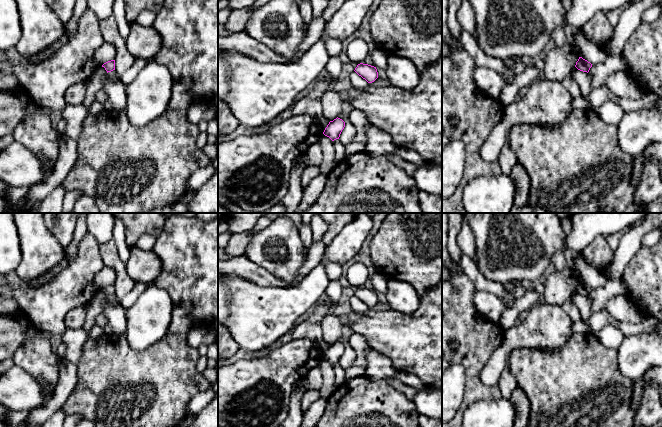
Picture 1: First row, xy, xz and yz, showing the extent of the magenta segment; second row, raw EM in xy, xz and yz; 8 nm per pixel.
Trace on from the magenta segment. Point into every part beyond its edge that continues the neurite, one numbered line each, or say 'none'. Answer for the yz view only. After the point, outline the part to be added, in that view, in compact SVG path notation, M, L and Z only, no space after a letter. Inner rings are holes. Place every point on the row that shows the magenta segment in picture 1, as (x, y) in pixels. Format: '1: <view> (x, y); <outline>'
none

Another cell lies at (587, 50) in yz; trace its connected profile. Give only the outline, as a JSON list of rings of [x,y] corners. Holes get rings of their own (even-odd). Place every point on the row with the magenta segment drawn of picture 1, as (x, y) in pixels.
[[[564,22],[563,29],[565,31],[568,43],[575,46],[579,55],[590,62],[592,65],[605,62],[608,58],[604,47],[599,47],[589,41],[580,29],[577,29]]]

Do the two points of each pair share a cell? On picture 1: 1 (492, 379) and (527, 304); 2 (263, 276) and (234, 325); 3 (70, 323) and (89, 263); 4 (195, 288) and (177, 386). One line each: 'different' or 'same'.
1: different
2: different
3: different
4: different

